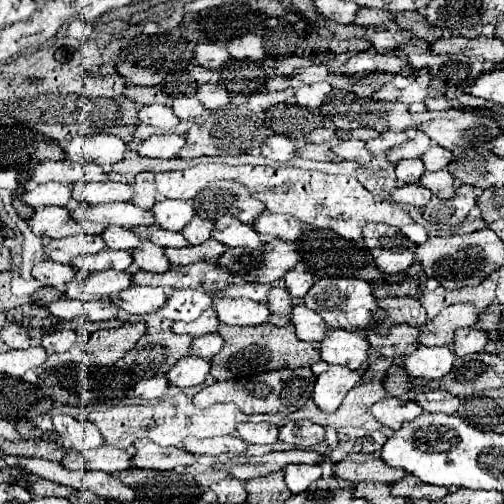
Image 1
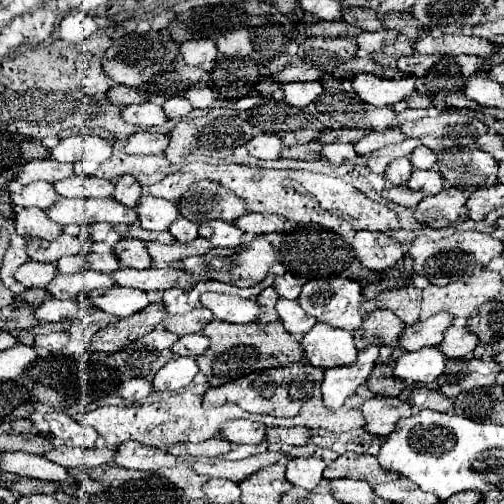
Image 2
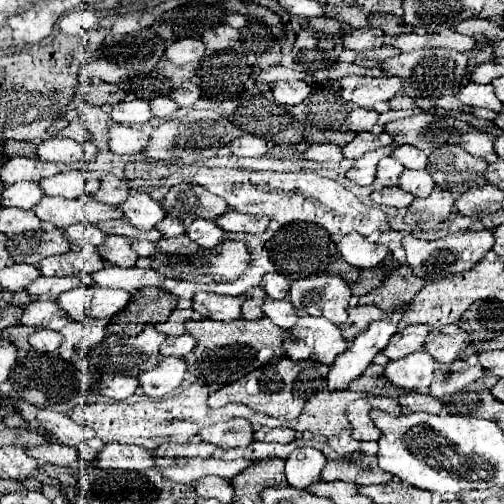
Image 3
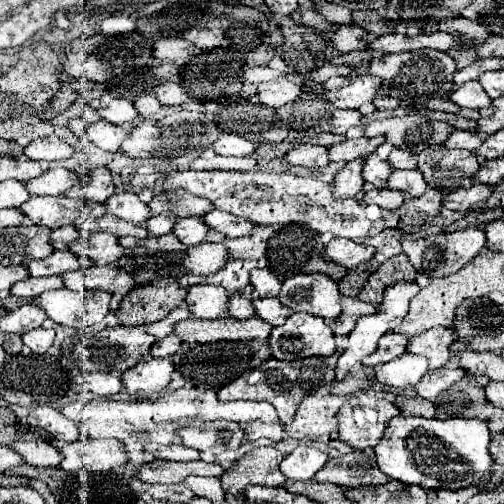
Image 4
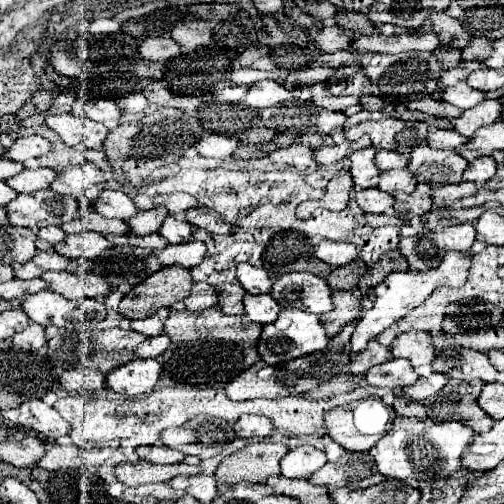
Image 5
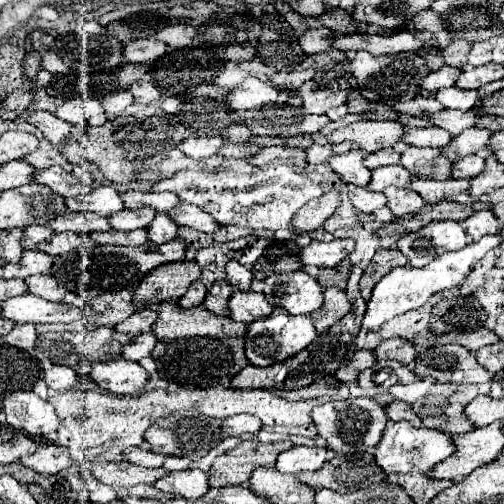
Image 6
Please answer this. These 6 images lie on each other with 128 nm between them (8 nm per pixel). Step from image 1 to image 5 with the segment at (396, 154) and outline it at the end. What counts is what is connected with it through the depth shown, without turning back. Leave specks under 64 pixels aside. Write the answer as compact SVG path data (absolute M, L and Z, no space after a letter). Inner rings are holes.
M340 170L326 188L326 194L322 196L322 200L312 202L312 208L326 208L326 210L344 210L348 204L348 194L352 190L354 182L350 180L350 174L346 170Z

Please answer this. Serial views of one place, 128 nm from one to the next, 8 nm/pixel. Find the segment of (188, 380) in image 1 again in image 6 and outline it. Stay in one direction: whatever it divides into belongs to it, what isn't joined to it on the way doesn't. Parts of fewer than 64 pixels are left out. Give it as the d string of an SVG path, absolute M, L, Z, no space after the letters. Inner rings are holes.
M128 360L78 364L78 376L96 382L102 390L112 394L134 394L148 380L148 372L140 364Z

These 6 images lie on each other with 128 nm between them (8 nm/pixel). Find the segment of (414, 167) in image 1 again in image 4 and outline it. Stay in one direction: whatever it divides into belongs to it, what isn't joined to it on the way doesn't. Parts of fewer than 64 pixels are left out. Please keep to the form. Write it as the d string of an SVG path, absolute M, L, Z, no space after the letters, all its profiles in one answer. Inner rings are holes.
M370 154L364 158L362 178L370 182L374 188L384 188L390 172L392 172L392 166L386 160L380 160L376 154Z

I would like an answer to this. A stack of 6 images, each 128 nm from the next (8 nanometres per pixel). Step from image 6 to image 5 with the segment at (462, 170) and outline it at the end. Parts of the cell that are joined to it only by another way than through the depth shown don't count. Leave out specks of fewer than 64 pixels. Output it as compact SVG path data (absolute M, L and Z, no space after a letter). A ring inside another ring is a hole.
M482 156L482 158L476 158L468 164L468 168L464 170L464 180L470 180L478 186L486 184L492 176L496 174L496 162L490 158L490 156Z

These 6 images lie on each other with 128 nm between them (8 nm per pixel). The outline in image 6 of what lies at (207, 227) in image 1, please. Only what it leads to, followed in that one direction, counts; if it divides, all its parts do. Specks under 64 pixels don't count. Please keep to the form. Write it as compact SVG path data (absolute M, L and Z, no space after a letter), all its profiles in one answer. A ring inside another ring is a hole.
M148 206L138 208L138 210L124 210L124 212L116 212L116 216L110 216L110 224L114 230L136 230L136 228L146 228L152 220L154 220L156 212Z

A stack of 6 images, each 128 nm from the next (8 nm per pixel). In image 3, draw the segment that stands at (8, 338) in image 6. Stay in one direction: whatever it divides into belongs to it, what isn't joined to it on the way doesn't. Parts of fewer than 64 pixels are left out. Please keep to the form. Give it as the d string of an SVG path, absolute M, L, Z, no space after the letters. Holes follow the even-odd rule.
M36 330L32 336L30 336L30 346L34 350L38 350L41 353L51 353L62 344L62 336L60 332L54 332L54 330Z

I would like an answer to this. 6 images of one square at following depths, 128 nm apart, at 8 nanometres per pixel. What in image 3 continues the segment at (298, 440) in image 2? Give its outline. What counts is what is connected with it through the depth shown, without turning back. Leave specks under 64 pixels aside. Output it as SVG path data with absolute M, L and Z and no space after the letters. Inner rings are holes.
M260 426L254 430L254 438L256 440L264 440L264 442L280 442L280 444L288 444L294 440L294 432L288 428L266 428Z

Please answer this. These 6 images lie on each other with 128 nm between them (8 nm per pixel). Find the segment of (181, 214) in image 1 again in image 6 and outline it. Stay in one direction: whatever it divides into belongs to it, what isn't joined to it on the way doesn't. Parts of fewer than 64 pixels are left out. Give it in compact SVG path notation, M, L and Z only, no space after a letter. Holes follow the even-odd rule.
M100 186L100 188L94 188L90 194L86 194L80 202L68 198L66 206L70 210L90 210L90 212L96 212L98 216L108 218L114 212L120 212L124 208L124 202L112 186Z

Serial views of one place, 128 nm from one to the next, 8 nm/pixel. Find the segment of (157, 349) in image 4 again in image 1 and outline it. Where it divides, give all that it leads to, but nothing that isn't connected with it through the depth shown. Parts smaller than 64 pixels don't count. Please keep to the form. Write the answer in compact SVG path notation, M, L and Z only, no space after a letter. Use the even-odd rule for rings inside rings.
M204 334L204 336L198 336L192 340L192 348L188 354L210 360L216 352L220 352L222 346L224 346L224 340L218 334Z

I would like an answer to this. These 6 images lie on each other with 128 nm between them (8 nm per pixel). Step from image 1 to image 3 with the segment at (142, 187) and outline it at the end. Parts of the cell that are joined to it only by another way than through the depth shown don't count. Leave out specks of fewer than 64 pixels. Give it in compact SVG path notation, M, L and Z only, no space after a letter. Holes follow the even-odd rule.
M114 174L102 176L100 186L102 186L102 188L98 188L98 190L92 194L92 198L100 200L100 202L108 202L108 204L116 206L120 200L128 198L128 186L126 186L126 182L120 180L120 178L116 178Z

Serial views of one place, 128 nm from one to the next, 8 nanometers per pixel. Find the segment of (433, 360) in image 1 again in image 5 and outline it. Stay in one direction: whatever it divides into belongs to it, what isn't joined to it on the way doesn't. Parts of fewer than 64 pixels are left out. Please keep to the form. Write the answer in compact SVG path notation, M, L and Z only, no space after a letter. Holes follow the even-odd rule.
M402 358L388 360L386 364L374 366L366 372L366 380L370 386L388 386L388 388L402 388L410 386L418 380L412 364Z

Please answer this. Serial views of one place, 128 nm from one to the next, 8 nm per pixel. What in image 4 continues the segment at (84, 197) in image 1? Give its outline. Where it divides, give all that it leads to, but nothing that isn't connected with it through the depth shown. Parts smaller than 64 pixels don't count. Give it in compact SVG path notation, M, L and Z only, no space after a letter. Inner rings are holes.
M50 168L38 178L28 180L24 186L28 188L30 194L36 196L58 196L64 194L68 188L72 188L80 178L76 172L70 172L66 168Z

